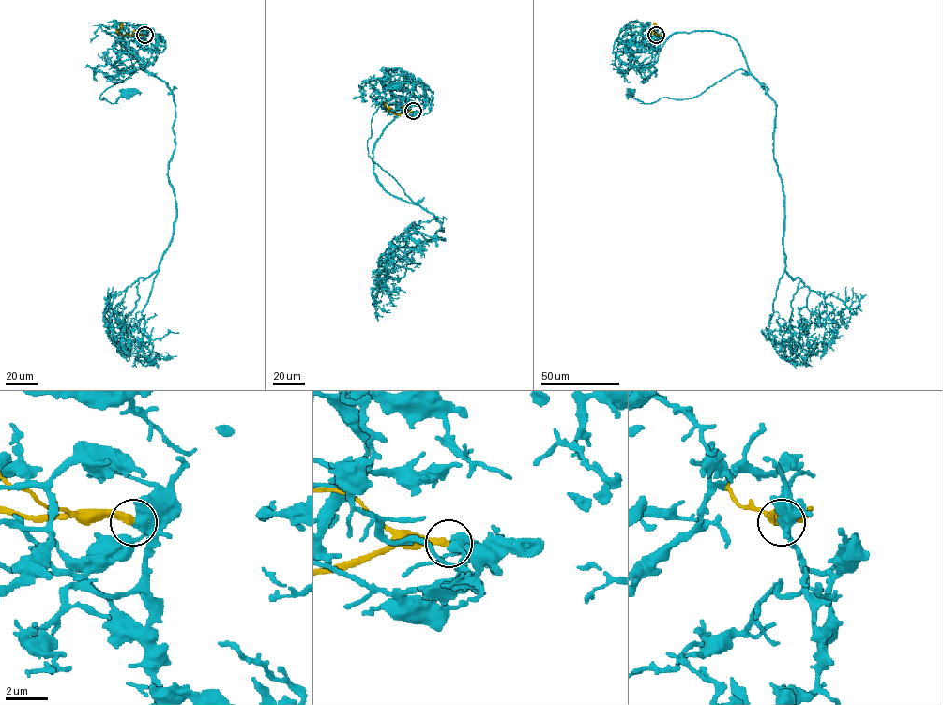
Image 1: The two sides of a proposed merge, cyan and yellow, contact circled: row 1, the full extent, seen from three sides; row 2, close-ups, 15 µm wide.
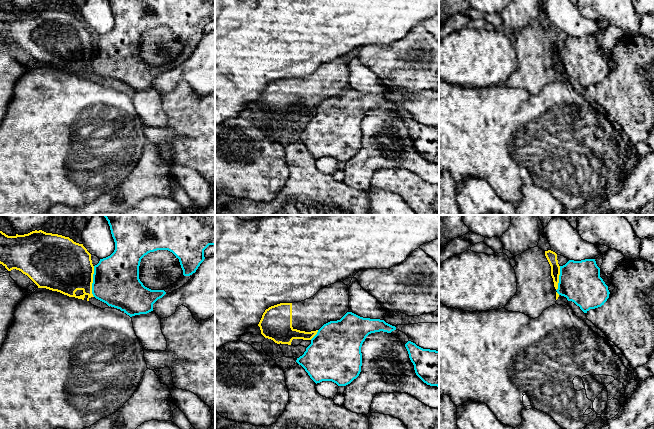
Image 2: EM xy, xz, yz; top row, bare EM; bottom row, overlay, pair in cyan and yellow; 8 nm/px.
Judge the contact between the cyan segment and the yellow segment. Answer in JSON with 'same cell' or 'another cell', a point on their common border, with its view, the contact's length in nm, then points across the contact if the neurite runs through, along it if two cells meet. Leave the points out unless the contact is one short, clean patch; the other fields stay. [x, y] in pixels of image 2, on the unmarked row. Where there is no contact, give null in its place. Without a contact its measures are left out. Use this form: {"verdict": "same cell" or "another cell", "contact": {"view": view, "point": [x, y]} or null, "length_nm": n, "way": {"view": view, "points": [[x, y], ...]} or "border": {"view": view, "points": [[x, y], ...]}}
{"verdict": "another cell", "contact": {"view": "xy", "point": [93, 57]}, "length_nm": 240, "border": {"view": "xy", "points": [[94, 42], [93, 72]]}}

